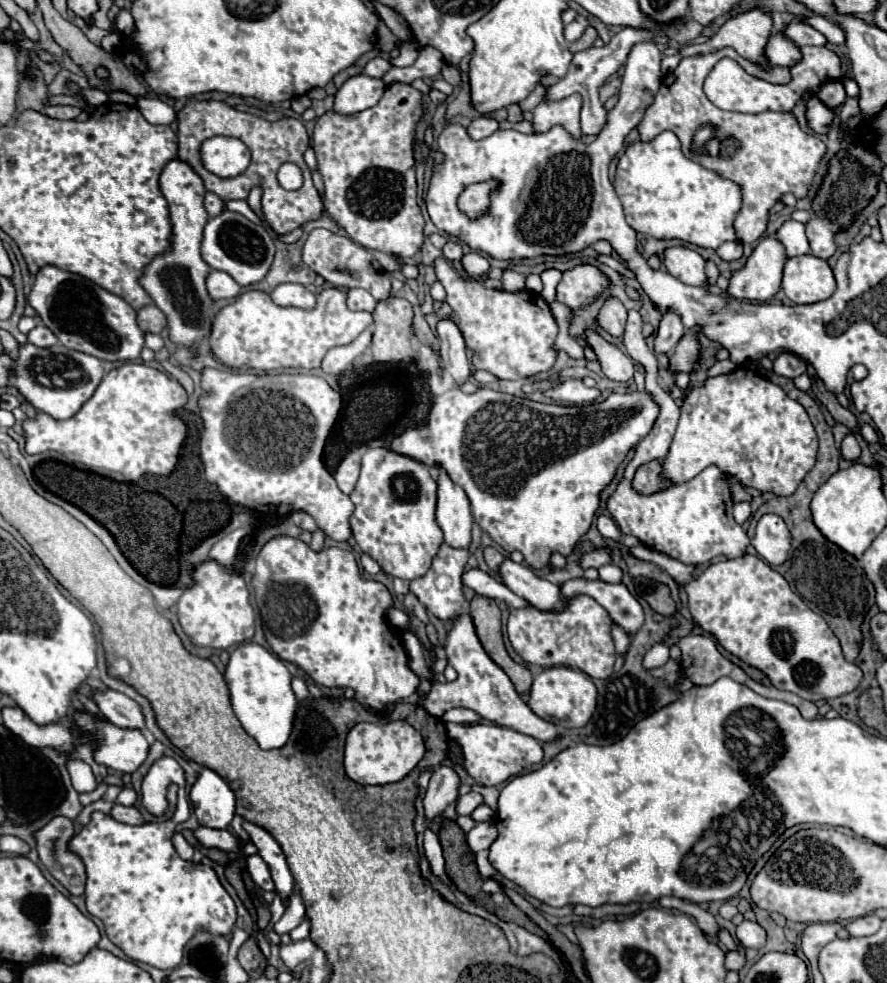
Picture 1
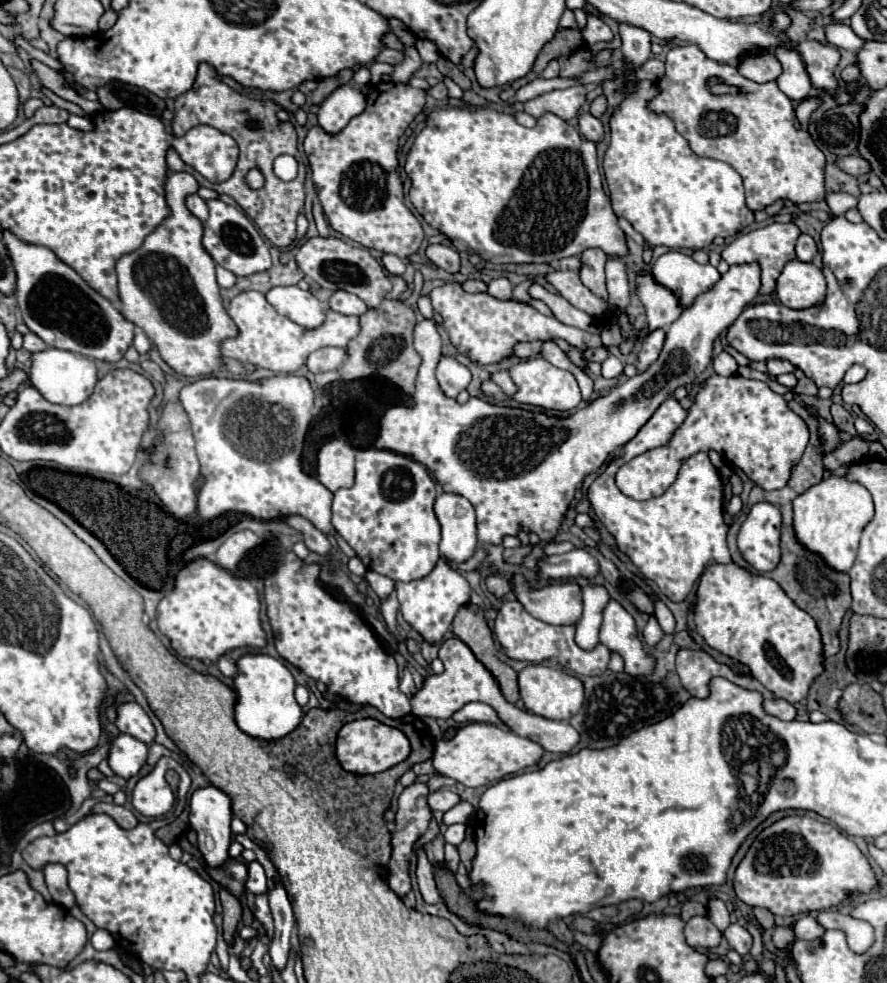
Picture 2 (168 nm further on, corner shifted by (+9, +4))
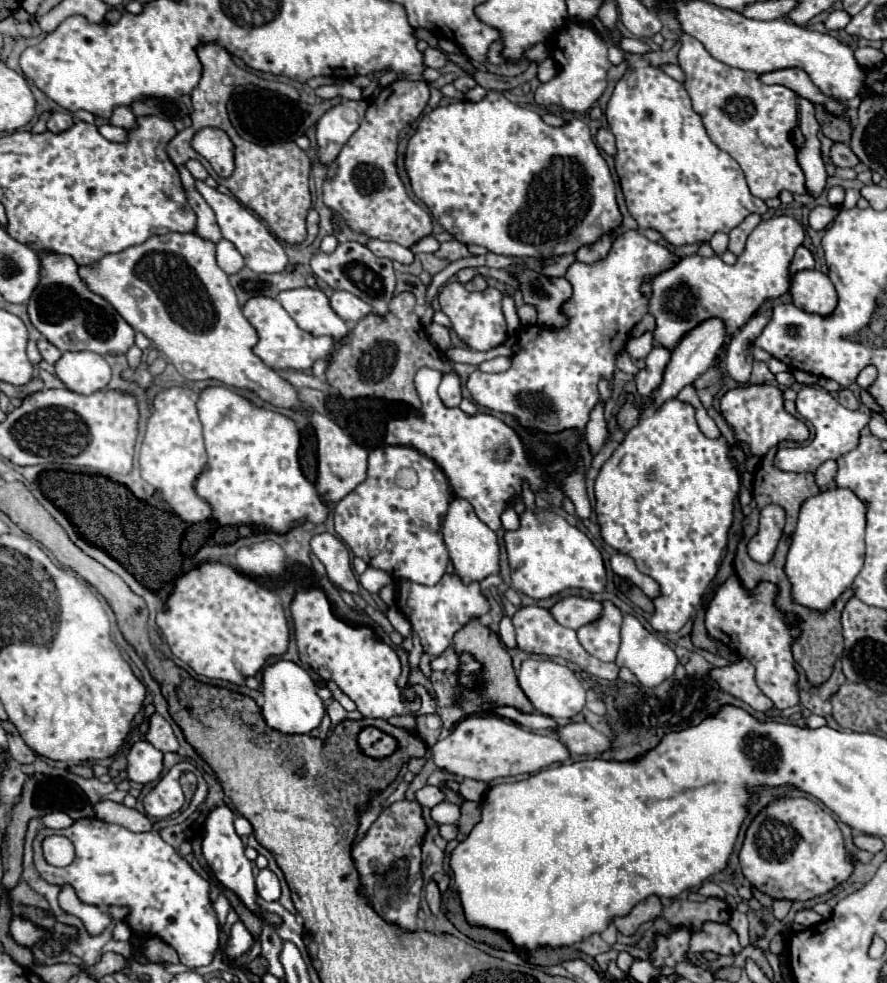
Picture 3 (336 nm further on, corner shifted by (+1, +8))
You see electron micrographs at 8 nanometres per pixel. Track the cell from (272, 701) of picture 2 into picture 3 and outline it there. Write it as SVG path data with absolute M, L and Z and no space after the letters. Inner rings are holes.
M278 661L266 667L262 677L262 695L264 695L262 715L268 727L280 733L310 733L320 725L326 713L326 705L318 697L312 677L292 661Z

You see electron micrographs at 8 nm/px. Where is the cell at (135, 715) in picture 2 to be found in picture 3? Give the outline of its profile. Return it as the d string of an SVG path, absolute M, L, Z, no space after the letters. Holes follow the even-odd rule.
M154 713L152 719L150 719L150 729L148 729L146 739L148 739L156 749L160 749L162 753L178 751L178 749L180 749L178 739L176 739L170 723L168 723L162 715L158 715L158 713Z

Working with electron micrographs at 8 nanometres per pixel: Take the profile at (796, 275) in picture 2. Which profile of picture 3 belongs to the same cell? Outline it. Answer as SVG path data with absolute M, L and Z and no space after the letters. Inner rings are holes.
M814 269L798 271L794 275L790 293L792 293L792 301L798 309L802 309L806 313L822 315L822 317L832 315L832 311L836 309L836 303L838 303L834 285L828 279L828 275L814 271Z

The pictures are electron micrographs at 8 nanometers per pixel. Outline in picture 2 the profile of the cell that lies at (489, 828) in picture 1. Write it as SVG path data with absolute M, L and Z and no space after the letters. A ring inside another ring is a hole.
M450 825L444 833L446 843L452 843L452 845L460 845L464 837L466 837L466 825Z

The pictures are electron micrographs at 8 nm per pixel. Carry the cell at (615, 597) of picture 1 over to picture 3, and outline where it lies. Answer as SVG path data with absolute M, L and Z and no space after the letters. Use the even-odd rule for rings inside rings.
M626 615L622 621L622 643L620 643L620 651L616 657L616 665L628 667L644 687L658 687L658 683L662 683L662 681L670 679L670 675L674 675L678 657L656 635L650 635L650 631L646 631L636 617Z

